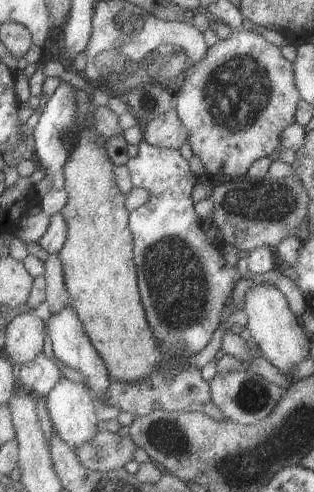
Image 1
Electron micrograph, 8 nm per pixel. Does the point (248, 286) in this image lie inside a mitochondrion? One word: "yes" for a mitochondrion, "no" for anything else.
no

